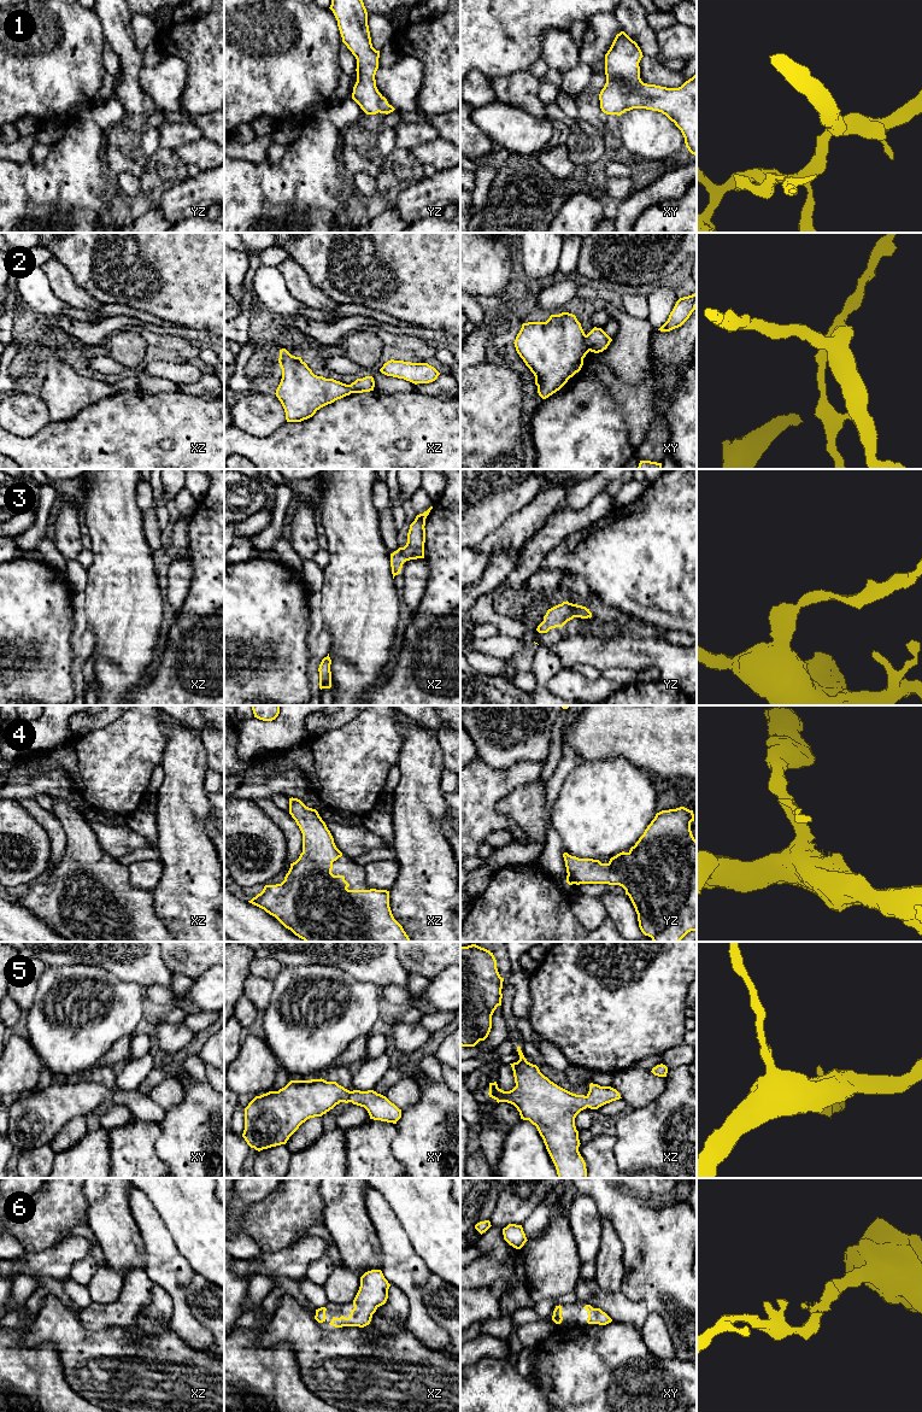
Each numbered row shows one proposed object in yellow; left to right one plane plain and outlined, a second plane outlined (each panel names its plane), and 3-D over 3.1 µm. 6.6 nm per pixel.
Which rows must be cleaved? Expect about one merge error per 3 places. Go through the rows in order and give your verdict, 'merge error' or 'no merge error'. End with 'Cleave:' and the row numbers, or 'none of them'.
1: no merge error
2: merge error
3: no merge error
4: no merge error
5: no merge error
6: no merge error
Cleave: 2

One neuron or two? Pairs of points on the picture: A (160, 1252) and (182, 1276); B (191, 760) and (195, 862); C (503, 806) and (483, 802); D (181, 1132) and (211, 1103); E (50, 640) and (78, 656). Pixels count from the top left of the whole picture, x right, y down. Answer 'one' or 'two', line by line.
A: one
B: one
C: two
D: one
E: two

